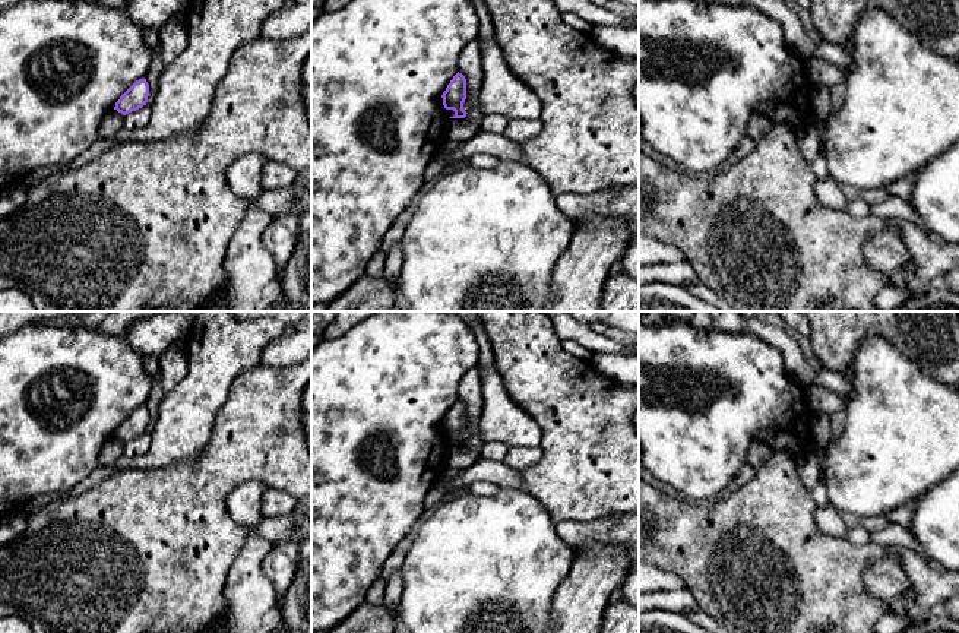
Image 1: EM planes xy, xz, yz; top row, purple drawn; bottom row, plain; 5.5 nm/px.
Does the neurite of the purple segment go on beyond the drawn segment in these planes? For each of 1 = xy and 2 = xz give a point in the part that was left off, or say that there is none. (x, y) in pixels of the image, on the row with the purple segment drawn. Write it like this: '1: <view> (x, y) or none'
1: none
2: none

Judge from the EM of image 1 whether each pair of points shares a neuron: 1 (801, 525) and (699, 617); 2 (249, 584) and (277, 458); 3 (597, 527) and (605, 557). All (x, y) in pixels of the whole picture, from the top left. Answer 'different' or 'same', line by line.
1: different
2: different
3: different

